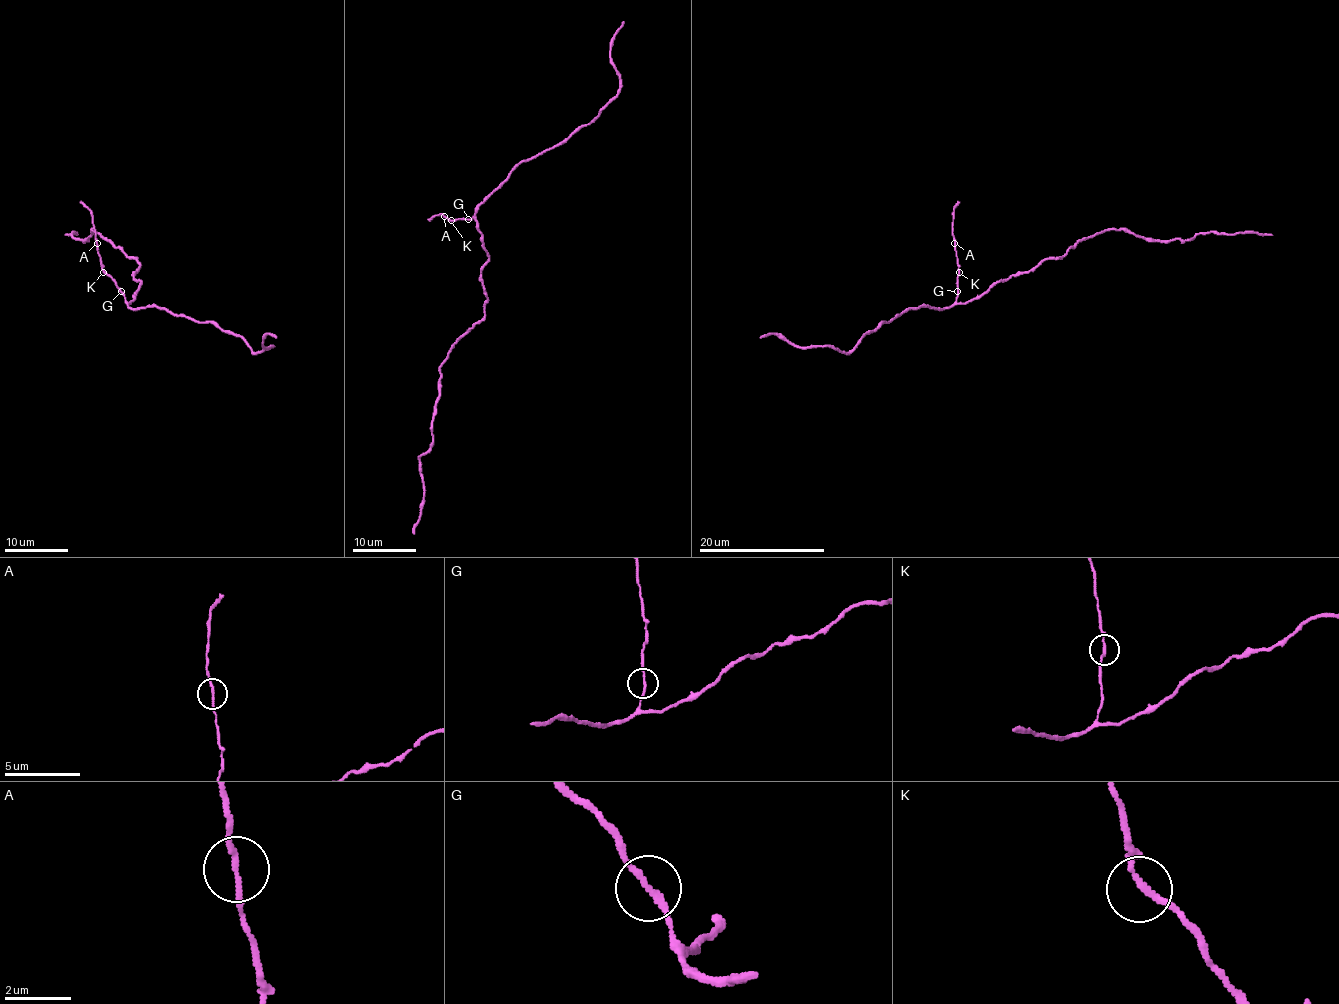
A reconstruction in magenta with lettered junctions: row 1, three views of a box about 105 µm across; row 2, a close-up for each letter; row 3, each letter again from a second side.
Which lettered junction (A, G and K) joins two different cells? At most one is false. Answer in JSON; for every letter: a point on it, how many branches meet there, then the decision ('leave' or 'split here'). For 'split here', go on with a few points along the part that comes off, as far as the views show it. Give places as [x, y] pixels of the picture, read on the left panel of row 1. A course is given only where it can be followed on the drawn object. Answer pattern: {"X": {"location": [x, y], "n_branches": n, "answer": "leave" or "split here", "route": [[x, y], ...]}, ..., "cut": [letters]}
{"A": {"location": [97, 243], "n_branches": 2, "answer": "split here", "route": [[97, 242], [92, 214], [80, 201]]}, "G": {"location": [121, 291], "n_branches": 2, "answer": "leave"}, "K": {"location": [103, 272], "n_branches": 2, "answer": "leave"}, "cut": ["A"]}

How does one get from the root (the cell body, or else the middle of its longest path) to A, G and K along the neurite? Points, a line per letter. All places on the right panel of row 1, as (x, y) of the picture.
A: (990, 287), (967, 302), (956, 301), (959, 264), (954, 242)
G: (990, 287), (967, 302), (956, 301), (957, 291)
K: (990, 287), (967, 302), (957, 302), (959, 272)

